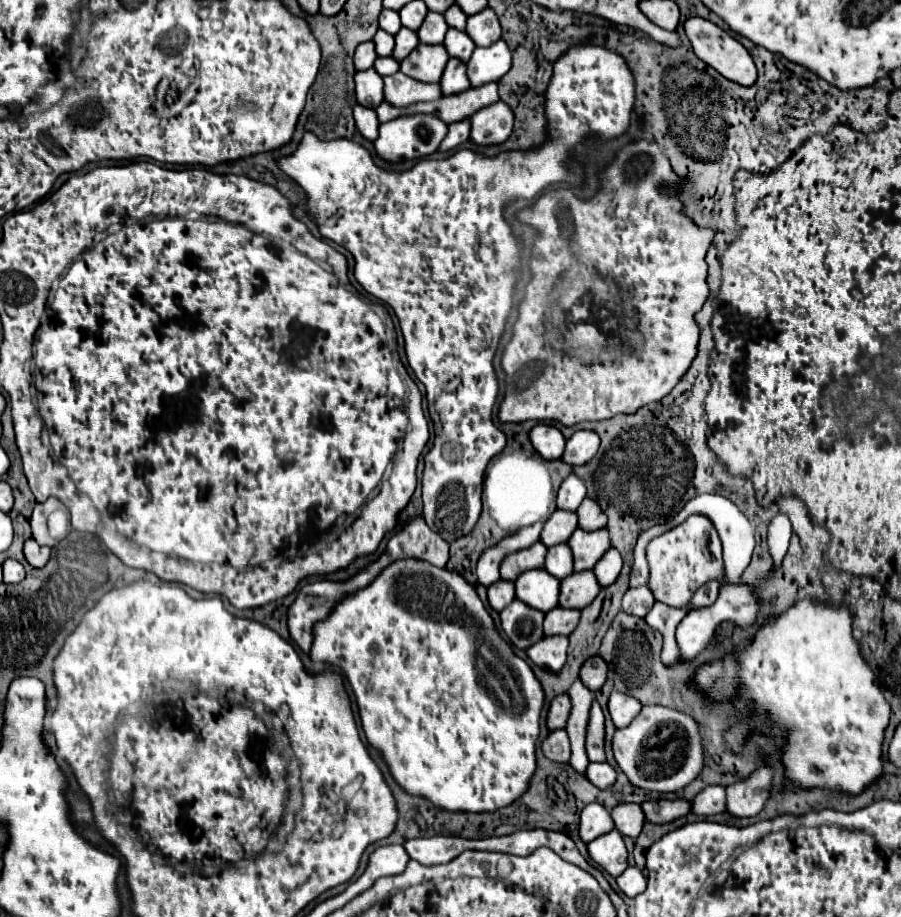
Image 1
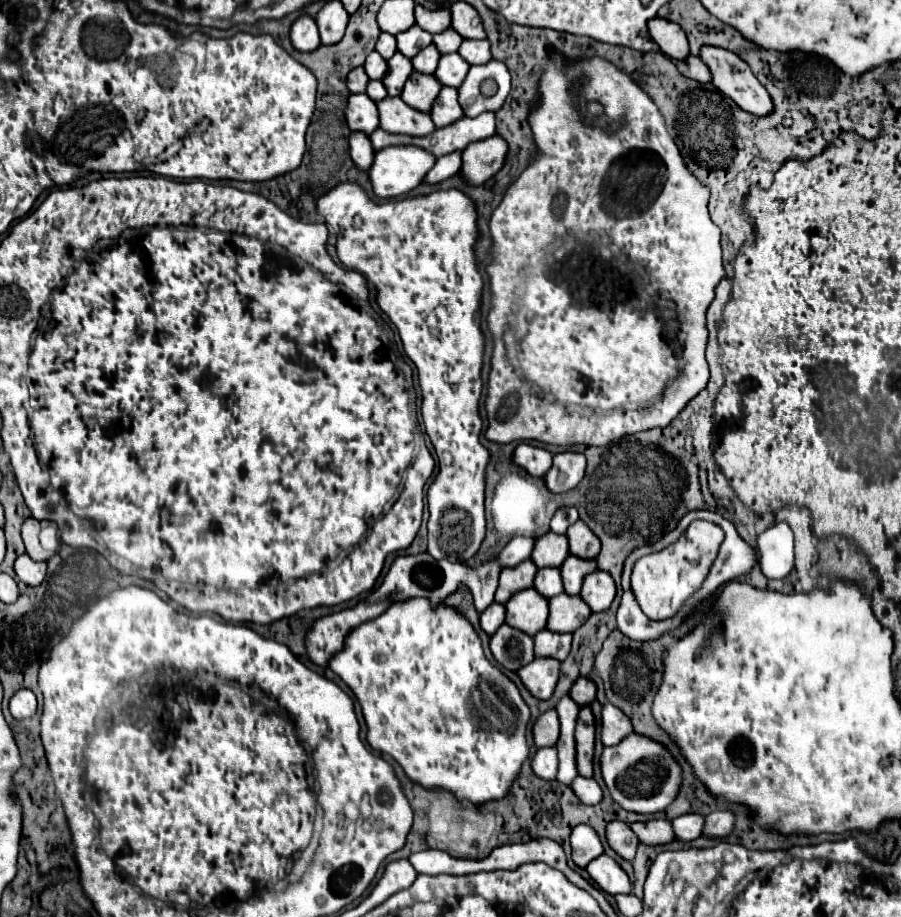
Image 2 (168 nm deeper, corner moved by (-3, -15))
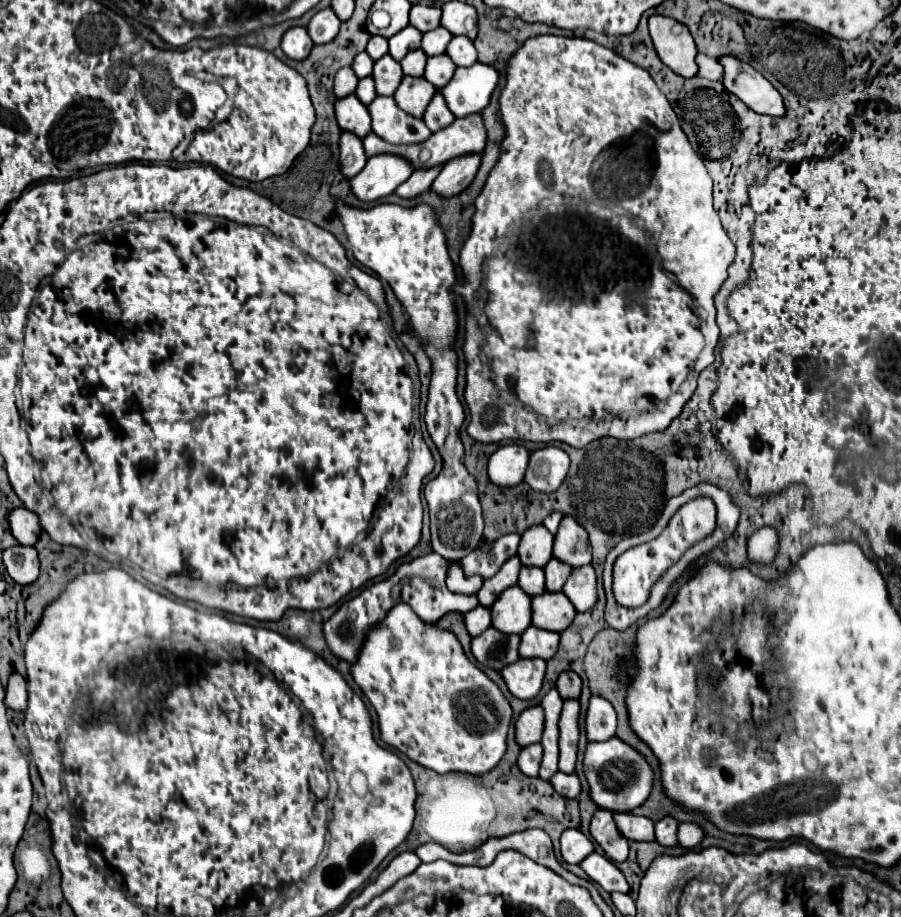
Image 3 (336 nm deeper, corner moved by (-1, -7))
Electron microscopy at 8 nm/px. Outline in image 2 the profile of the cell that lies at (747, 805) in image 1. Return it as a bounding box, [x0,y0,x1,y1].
[704,810,734,838]

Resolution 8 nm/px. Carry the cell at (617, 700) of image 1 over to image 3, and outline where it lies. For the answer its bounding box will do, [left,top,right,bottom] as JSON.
[586,696,616,742]

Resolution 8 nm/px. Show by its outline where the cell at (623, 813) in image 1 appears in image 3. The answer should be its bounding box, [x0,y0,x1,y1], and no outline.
[590,810,628,862]

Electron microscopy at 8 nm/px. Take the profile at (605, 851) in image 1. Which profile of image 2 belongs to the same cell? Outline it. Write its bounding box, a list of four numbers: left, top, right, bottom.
[586,854,632,894]

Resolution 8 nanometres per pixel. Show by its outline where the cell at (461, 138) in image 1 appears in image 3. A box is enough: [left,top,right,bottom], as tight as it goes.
[396,168,438,200]

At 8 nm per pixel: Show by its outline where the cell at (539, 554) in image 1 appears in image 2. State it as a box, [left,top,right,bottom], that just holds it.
[496,560,538,604]

